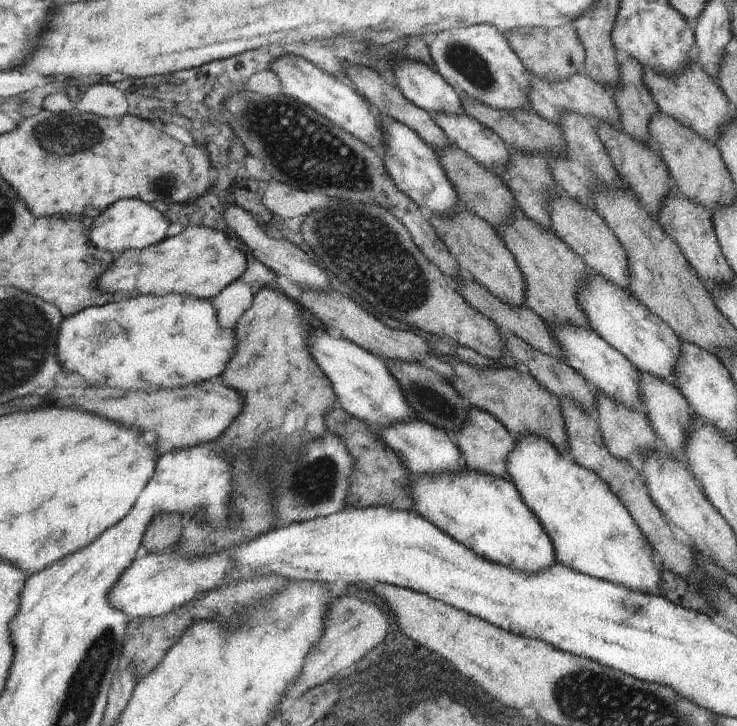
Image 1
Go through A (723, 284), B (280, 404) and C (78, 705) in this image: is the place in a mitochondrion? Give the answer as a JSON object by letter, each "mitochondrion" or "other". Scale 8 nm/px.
{"A":"other","B":"other","C":"mitochondrion"}

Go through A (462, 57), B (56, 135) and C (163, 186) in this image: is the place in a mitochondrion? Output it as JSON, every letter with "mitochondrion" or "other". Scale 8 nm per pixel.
{"A":"mitochondrion","B":"mitochondrion","C":"mitochondrion"}

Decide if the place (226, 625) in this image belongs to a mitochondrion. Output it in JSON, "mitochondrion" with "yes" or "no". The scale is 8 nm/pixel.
{"mitochondrion":"no"}

